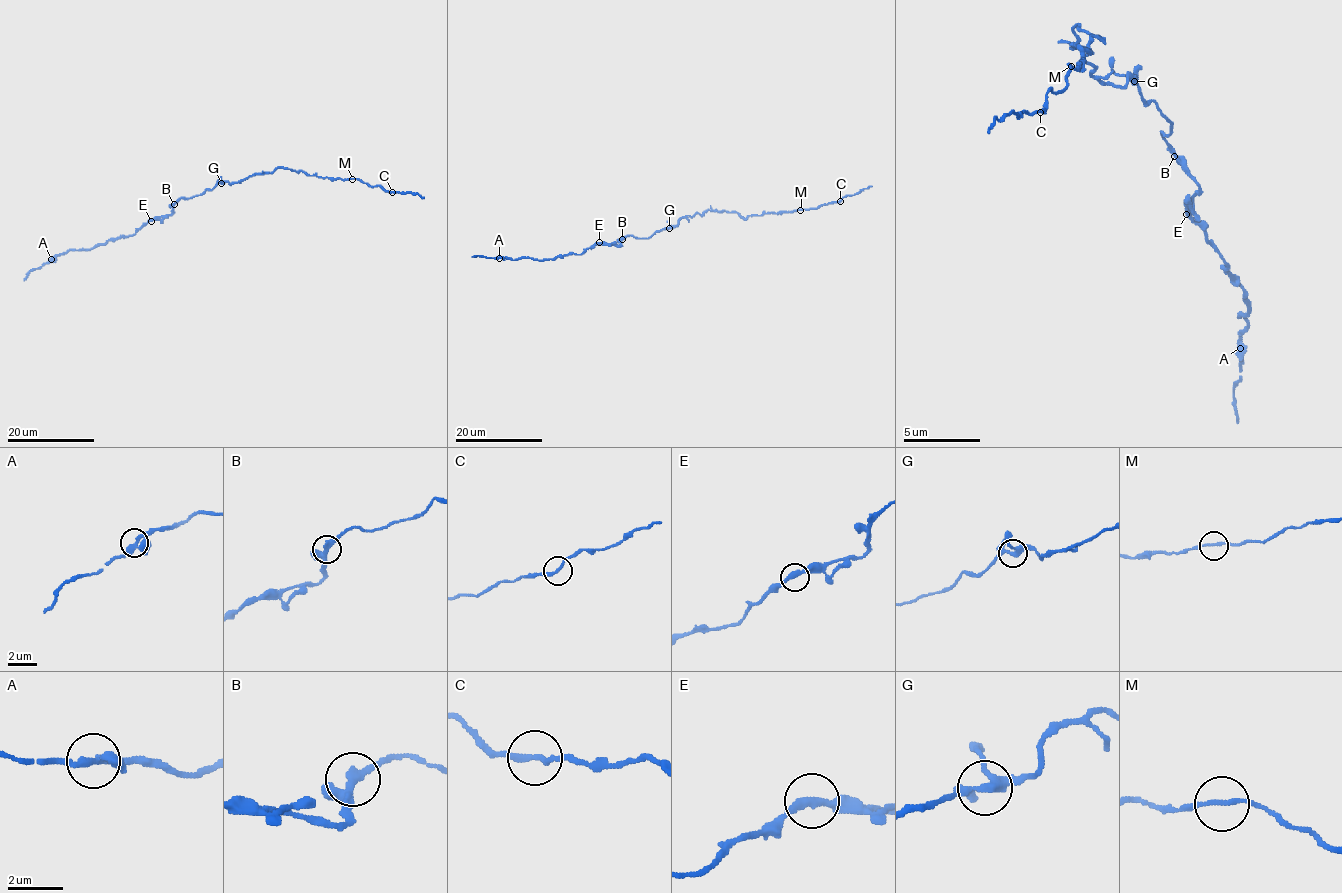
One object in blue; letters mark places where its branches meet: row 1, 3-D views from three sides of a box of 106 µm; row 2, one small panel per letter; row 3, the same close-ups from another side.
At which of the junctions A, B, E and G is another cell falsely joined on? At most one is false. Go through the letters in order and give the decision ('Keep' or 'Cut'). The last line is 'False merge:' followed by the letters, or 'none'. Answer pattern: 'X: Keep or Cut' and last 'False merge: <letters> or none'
A: Keep
B: Keep
E: Keep
G: Keep
False merge: none

